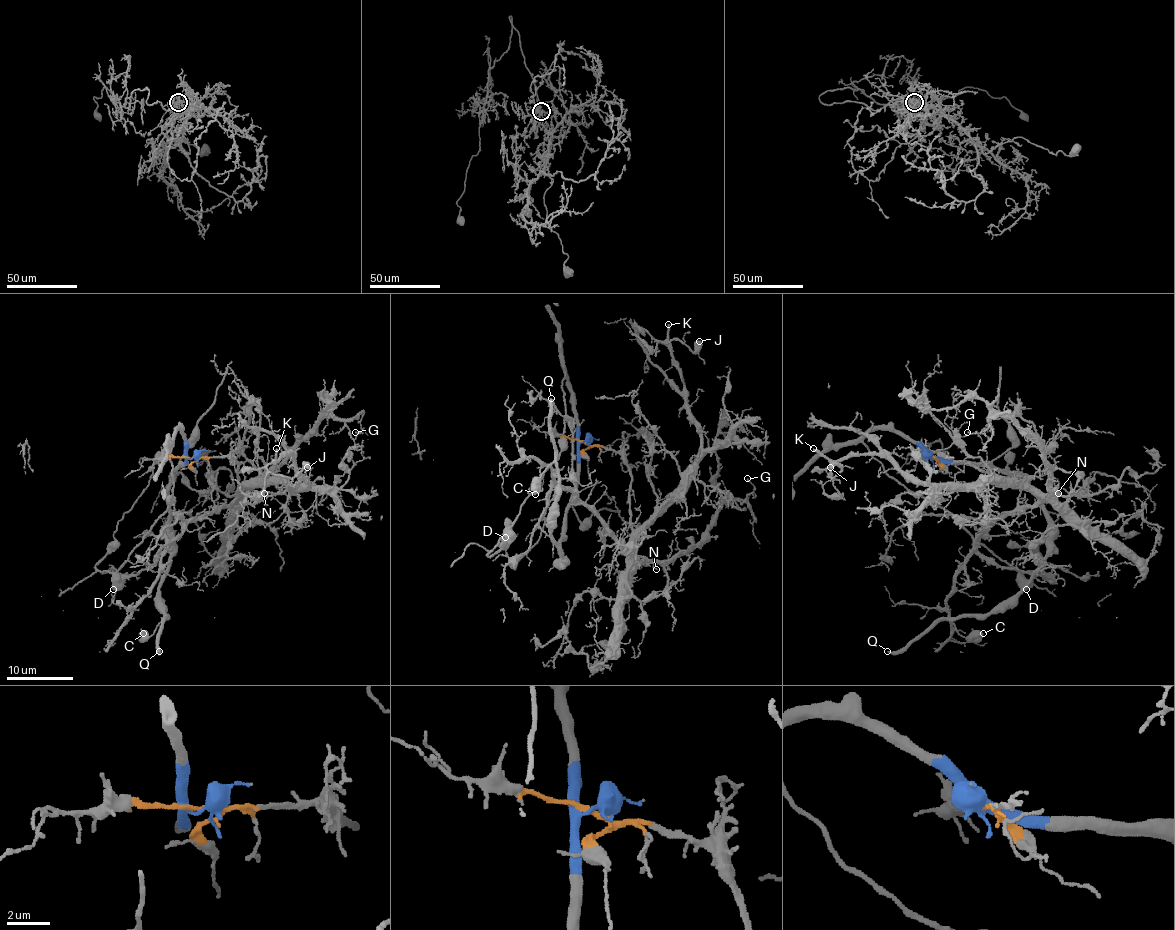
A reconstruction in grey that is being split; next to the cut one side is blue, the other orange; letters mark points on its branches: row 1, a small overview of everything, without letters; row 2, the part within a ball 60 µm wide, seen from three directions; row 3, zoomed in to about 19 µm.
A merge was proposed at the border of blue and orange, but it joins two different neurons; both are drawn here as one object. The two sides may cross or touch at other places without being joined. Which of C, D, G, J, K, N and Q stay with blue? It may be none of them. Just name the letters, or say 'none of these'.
C, D, Q

